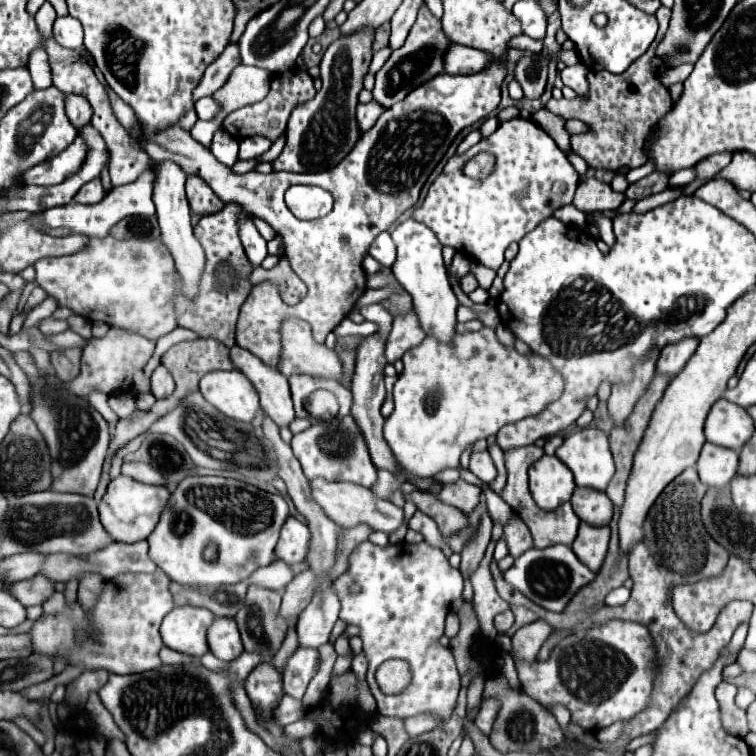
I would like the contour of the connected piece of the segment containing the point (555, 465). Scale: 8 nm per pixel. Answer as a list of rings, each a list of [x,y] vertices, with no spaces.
[[[544,455],[530,467],[530,493],[536,505],[544,511],[552,511],[558,505],[570,501],[576,487],[572,471],[554,455]]]

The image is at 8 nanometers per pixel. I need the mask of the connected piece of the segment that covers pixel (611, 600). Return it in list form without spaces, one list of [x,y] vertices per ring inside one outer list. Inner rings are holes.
[[[618,587],[618,589],[614,589],[614,591],[608,593],[606,605],[610,605],[610,607],[614,607],[614,605],[624,605],[624,603],[628,601],[628,597],[630,597],[630,591],[628,591],[626,587]]]

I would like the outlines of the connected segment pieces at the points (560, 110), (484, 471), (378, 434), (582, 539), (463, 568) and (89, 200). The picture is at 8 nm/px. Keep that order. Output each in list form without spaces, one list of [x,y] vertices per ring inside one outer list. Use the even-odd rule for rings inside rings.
[[[660,7],[656,11],[656,19],[660,23],[658,35],[654,43],[648,47],[648,51],[638,57],[628,71],[619,75],[608,71],[594,71],[588,73],[590,81],[590,97],[588,101],[582,101],[580,97],[568,101],[568,99],[550,99],[546,103],[546,109],[550,113],[556,113],[564,119],[580,119],[588,125],[586,133],[572,135],[572,149],[588,161],[592,169],[620,169],[620,167],[640,167],[642,165],[642,143],[652,127],[652,123],[660,121],[664,113],[668,113],[668,107],[672,107],[670,91],[664,87],[658,79],[658,73],[652,71],[650,61],[656,57],[656,47],[662,41],[668,21],[670,21],[670,9]]]
[[[488,451],[482,453],[472,453],[470,457],[470,467],[468,467],[474,475],[478,475],[482,481],[492,483],[496,479],[496,467],[492,465],[492,457]]]
[[[368,335],[362,339],[360,347],[358,347],[358,359],[356,359],[356,371],[352,377],[352,395],[354,395],[354,403],[352,403],[352,415],[358,423],[358,427],[362,429],[368,449],[370,449],[370,457],[372,463],[378,469],[388,469],[390,473],[400,473],[400,469],[396,469],[396,459],[392,457],[392,449],[388,449],[388,443],[382,437],[382,425],[384,425],[384,417],[381,414],[382,403],[386,397],[386,389],[384,389],[384,367],[386,367],[386,357],[384,357],[384,339],[380,335]]]
[[[582,521],[578,529],[578,537],[572,543],[572,551],[590,571],[596,573],[606,557],[608,539],[610,539],[610,527],[592,527],[592,525],[584,525]]]
[[[484,513],[482,517],[482,523],[480,523],[480,529],[476,531],[474,539],[464,547],[462,551],[462,563],[460,563],[460,573],[464,575],[464,579],[470,579],[470,575],[478,569],[482,557],[484,557],[484,551],[486,551],[486,545],[490,541],[490,533],[492,533],[492,521],[488,517],[488,513]]]
[[[100,177],[96,181],[88,181],[88,185],[80,187],[80,191],[76,193],[74,201],[76,203],[84,203],[84,205],[92,205],[96,201],[100,201],[104,197],[104,187],[100,183]]]

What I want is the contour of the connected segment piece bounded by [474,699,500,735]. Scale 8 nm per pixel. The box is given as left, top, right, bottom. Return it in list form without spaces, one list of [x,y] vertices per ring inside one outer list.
[[[484,699],[484,701],[482,701],[480,713],[478,713],[474,725],[476,725],[484,735],[490,733],[490,727],[492,727],[492,721],[496,719],[498,709],[500,709],[500,701],[496,701],[496,699]]]

